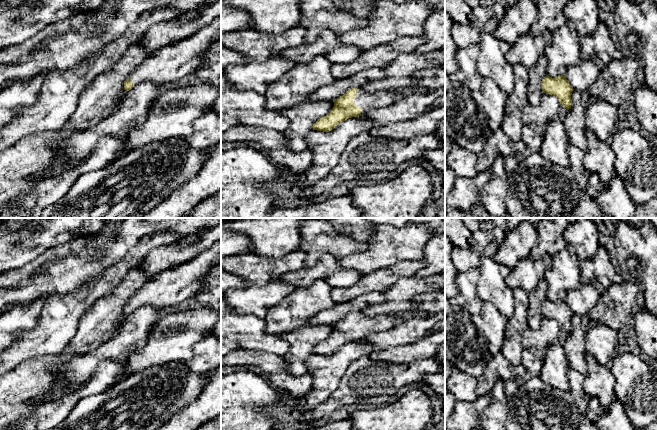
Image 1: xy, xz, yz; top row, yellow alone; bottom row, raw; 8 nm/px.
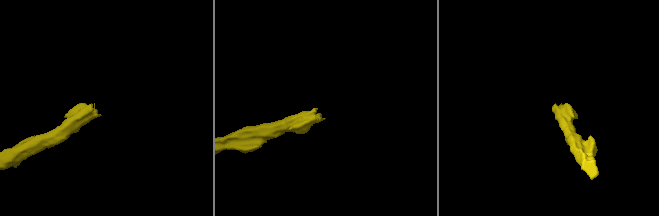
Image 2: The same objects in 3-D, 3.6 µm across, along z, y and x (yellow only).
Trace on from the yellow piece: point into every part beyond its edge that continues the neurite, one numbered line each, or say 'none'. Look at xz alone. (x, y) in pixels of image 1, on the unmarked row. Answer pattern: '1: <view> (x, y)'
1: xz (367, 325)

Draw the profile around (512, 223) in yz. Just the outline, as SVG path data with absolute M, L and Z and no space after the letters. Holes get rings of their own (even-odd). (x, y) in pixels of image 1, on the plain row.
M506 218L506 219L507 219L508 229L513 230L513 229L519 227L524 222L529 222L536 229L538 226L538 223L543 218Z

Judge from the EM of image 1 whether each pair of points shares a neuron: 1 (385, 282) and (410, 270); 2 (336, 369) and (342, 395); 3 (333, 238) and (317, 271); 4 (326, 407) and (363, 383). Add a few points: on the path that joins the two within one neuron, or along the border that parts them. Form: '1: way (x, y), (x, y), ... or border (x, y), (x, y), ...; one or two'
1: way (391, 276), (399, 270), (404, 270); one
2: border (352, 363), (346, 370), (337, 388), (324, 401); two
3: border (325, 252), (332, 253), (336, 257); two
4: way (335, 401), (354, 388); one

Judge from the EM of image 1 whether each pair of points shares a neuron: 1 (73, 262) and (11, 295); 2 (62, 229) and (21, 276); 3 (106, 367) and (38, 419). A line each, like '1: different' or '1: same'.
1: same
2: different
3: same

